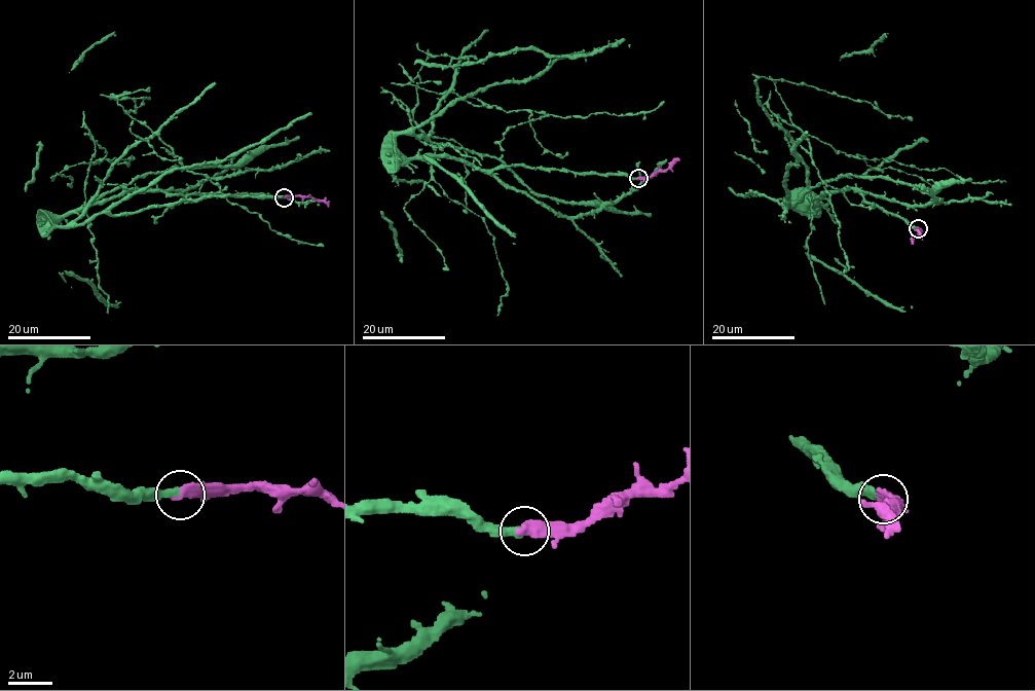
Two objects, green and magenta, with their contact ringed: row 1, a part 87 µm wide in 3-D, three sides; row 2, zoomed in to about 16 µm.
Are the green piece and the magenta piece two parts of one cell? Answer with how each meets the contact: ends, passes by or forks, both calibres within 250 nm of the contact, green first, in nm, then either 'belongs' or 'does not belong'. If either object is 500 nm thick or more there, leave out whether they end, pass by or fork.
400 nm thick on the green side, 500 nm on the other; belongs

